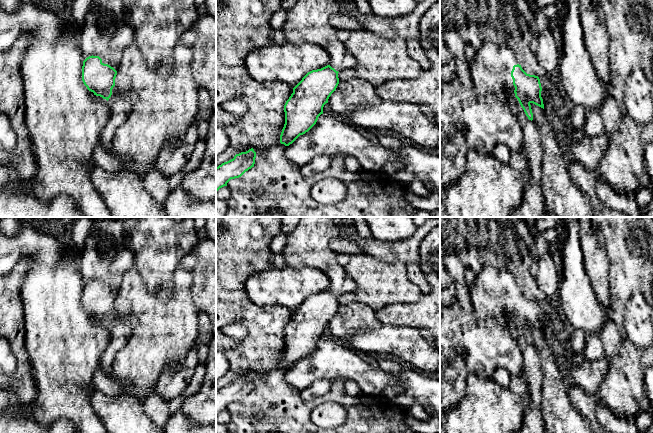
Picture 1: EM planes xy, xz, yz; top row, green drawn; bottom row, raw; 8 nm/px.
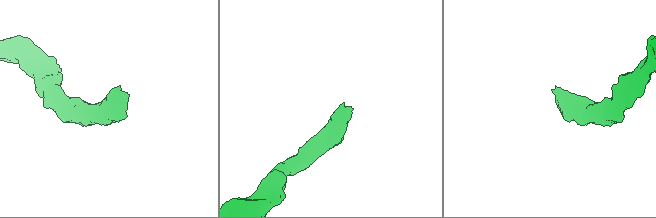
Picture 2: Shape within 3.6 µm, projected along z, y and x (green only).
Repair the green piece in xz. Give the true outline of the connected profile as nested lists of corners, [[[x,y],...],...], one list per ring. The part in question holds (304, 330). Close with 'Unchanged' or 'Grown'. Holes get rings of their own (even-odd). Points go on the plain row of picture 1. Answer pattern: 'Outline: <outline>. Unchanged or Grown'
Outline: [[[299,217],[298,226],[287,235],[287,244],[282,252],[287,267],[316,268],[330,279],[330,288],[308,296],[293,312],[293,317],[284,329],[285,348],[280,359],[280,367],[292,368],[300,359],[308,356],[323,338],[323,331],[339,308],[338,297],[357,289],[356,282],[337,261],[338,253],[330,248],[330,243],[341,237],[343,227],[353,224],[353,217]]]. Grown

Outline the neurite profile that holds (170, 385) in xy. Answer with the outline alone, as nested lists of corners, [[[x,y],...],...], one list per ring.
[[[192,348],[182,359],[175,372],[165,371],[162,373],[157,383],[157,393],[173,403],[178,396],[182,395],[198,364],[197,349]]]

